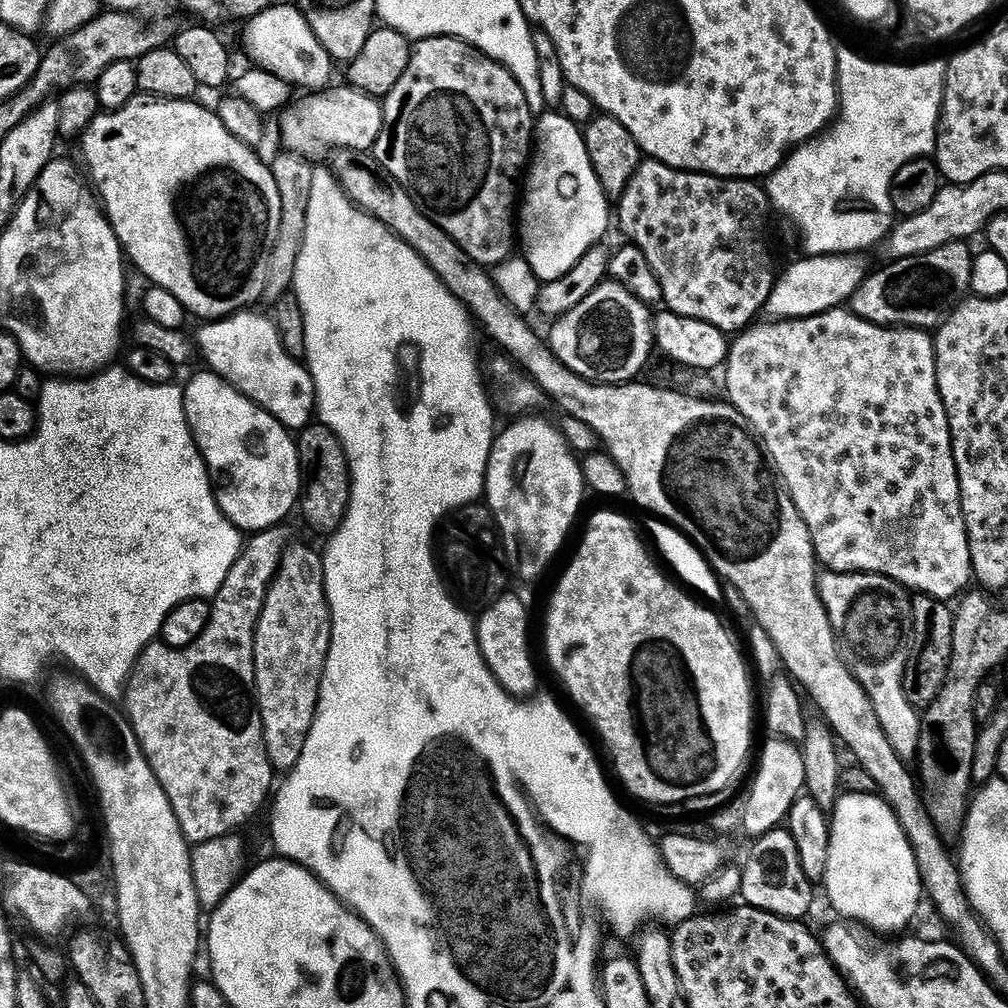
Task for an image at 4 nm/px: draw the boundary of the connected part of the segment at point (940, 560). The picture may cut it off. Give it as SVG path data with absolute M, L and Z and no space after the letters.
M844 306L831 308L828 312L805 320L777 320L767 323L757 323L731 341L722 384L726 394L728 390L727 403L735 408L737 417L758 437L763 455L770 461L774 472L776 467L775 475L784 479L786 495L792 499L798 514L802 514L802 522L806 522L810 530L817 561L830 572L863 572L869 576L885 576L903 584L913 593L943 602L952 602L952 599L955 601L969 587L967 584L973 583L974 577L970 542L962 514L958 470L952 453L952 435L938 390L935 339L927 331L917 328L883 328L858 318Z

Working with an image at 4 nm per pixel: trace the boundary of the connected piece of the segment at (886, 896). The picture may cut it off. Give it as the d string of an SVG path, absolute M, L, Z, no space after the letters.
M849 792L841 795L836 801L836 807L831 810L830 827L830 854L822 883L828 891L828 900L832 903L833 910L840 915L837 917L855 922L865 929L873 928L876 932L902 931L915 918L916 911L920 908L920 896L922 900L925 890L920 882L920 871L914 858L914 850L892 807L879 794L871 796Z

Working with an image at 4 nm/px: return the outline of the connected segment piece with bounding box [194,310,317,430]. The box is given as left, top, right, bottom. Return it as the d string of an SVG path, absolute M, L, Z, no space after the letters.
M245 310L243 312L236 312L232 316L226 316L222 320L214 320L203 325L204 329L201 330L200 333L195 333L194 340L198 345L199 355L204 356L204 360L209 369L215 372L216 375L220 376L227 382L230 386L234 386L239 390L241 394L243 394L246 398L250 398L253 400L258 407L262 410L266 410L269 414L271 414L279 424L284 425L285 428L289 430L303 430L309 425L313 423L314 417L317 415L316 410L316 387L314 386L314 382L312 381L312 376L308 373L307 367L299 359L292 357L286 350L286 348L282 344L282 338L279 336L279 330L276 329L276 321L273 319L271 315L266 314L263 316L262 313L256 312L260 310Z

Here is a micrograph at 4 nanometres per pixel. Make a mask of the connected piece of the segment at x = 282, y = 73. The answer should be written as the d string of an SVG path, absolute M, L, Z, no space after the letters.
M279 2L247 21L243 27L244 46L249 56L265 72L272 72L289 86L300 90L324 90L332 80L334 59L310 28L310 22L295 3Z

